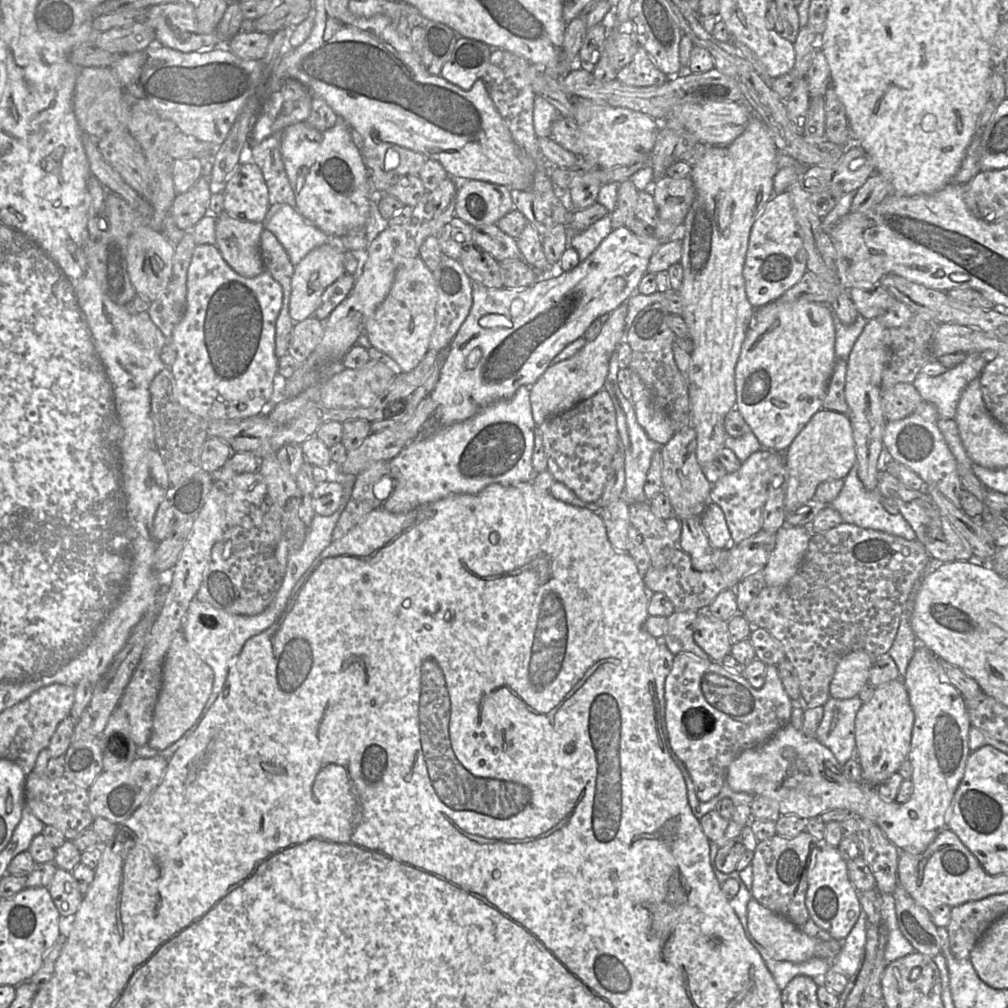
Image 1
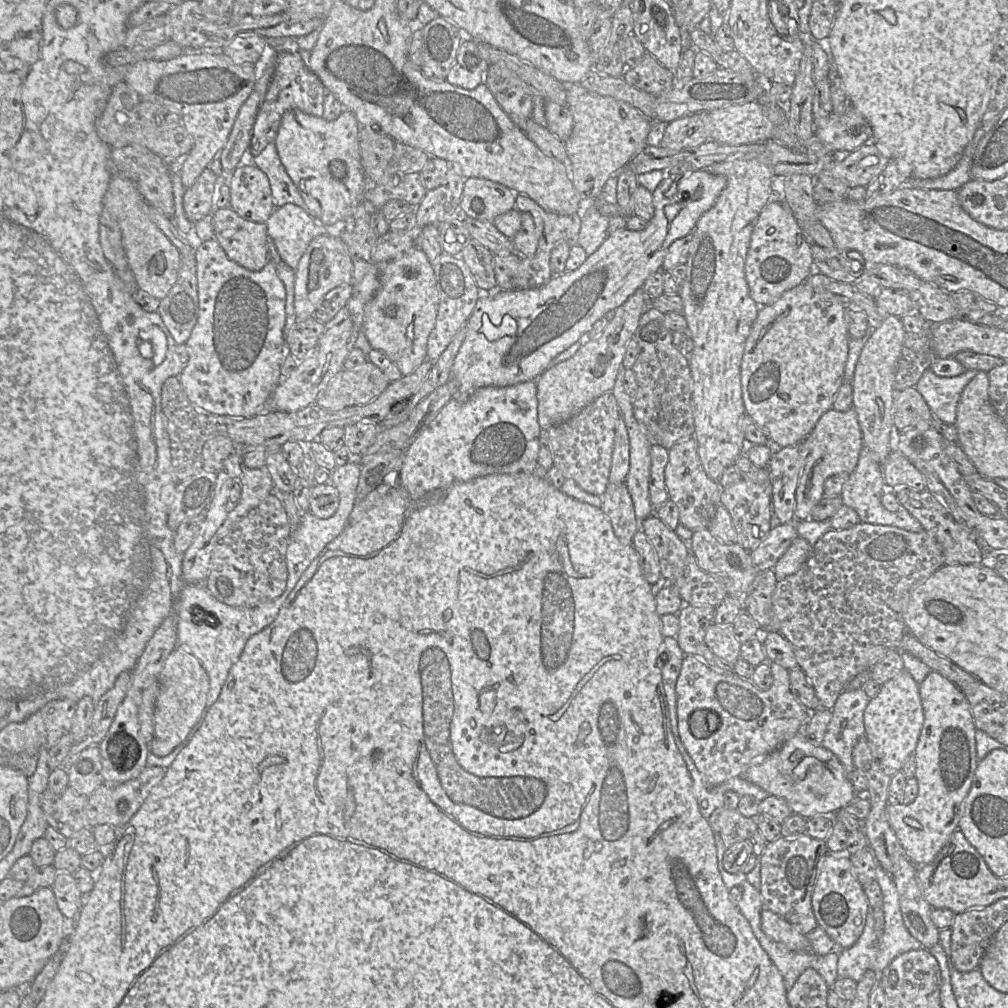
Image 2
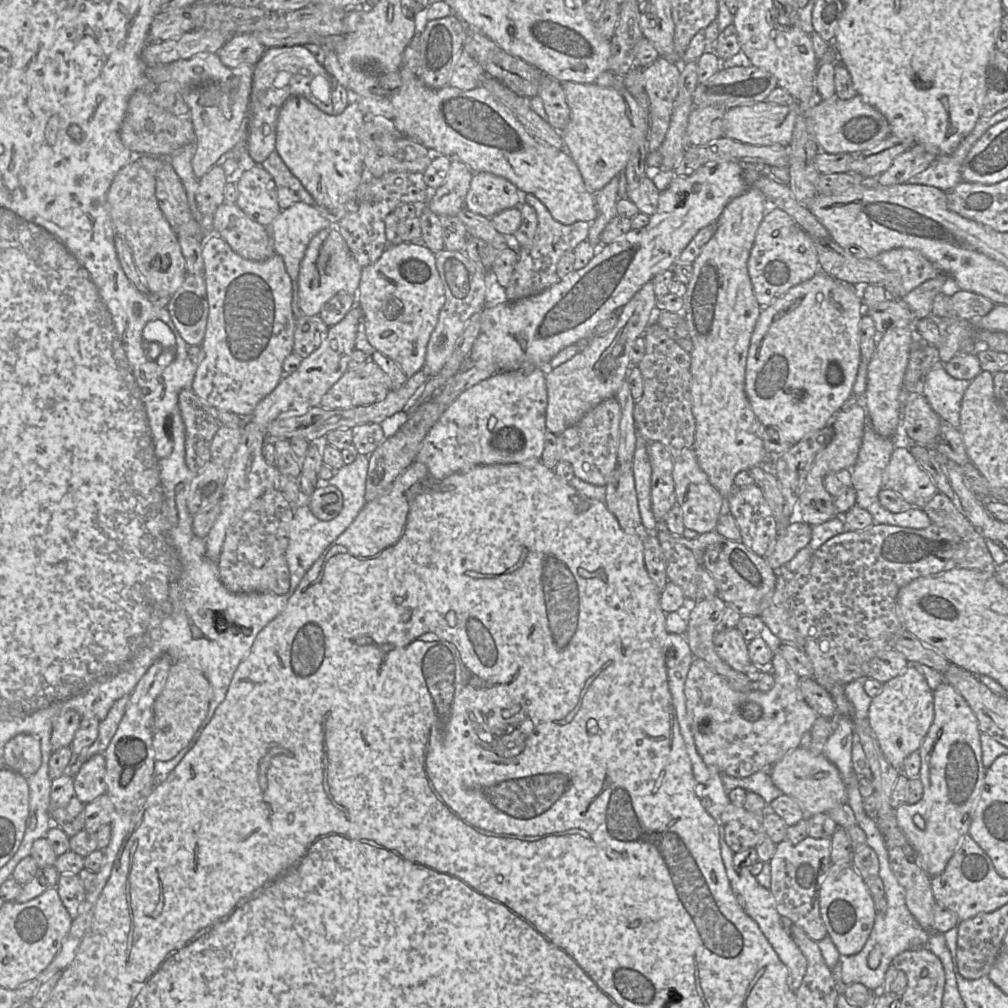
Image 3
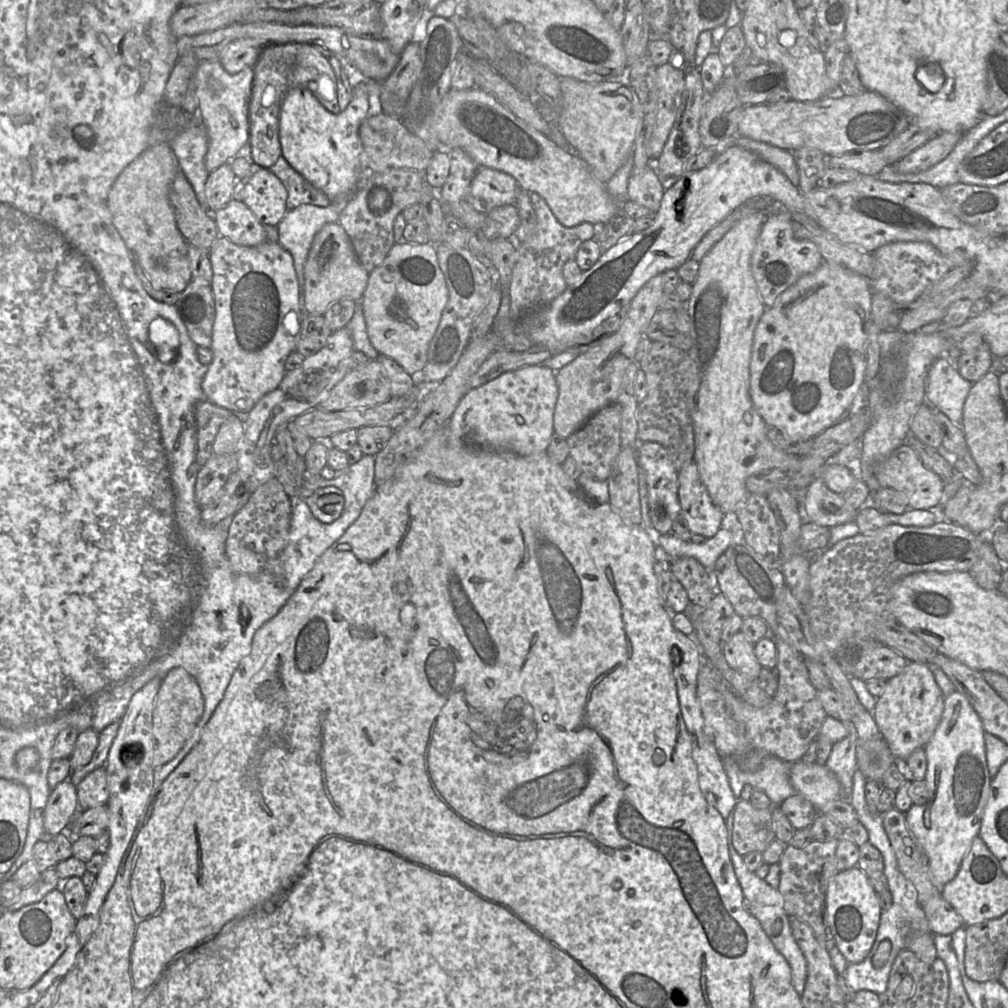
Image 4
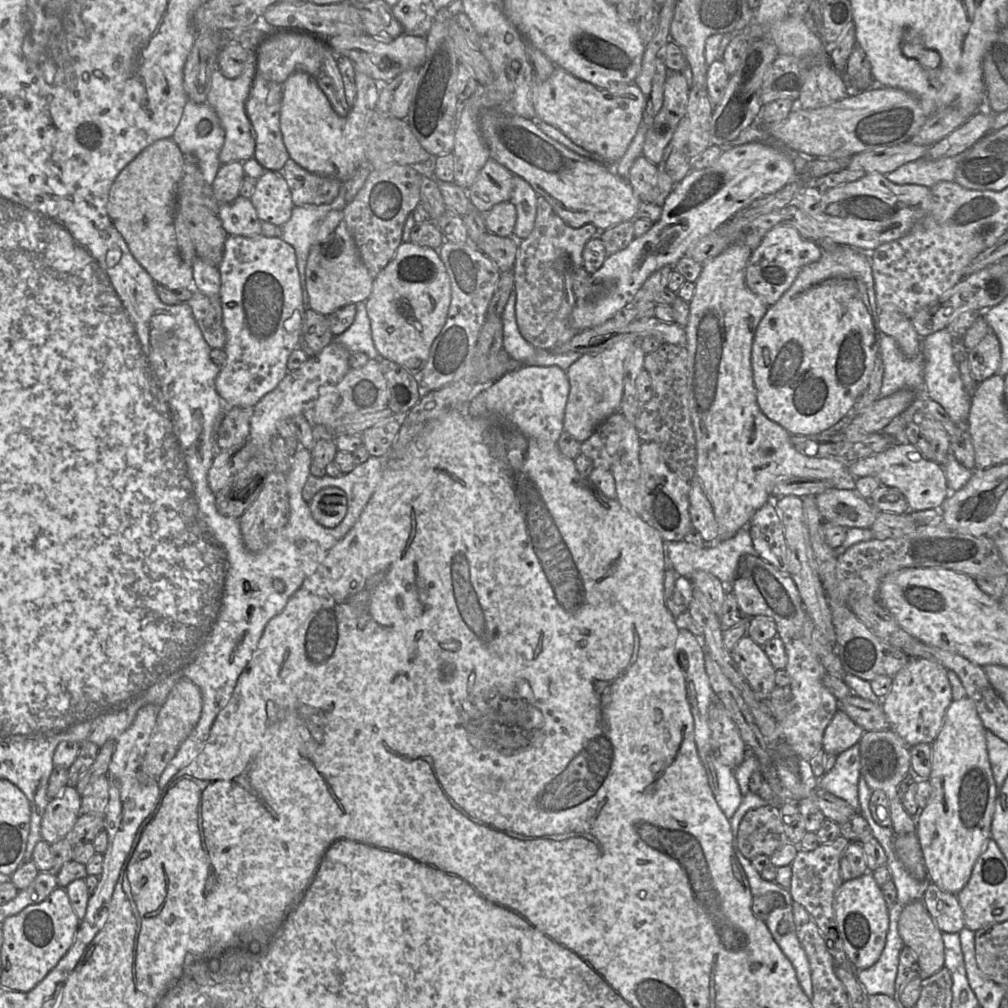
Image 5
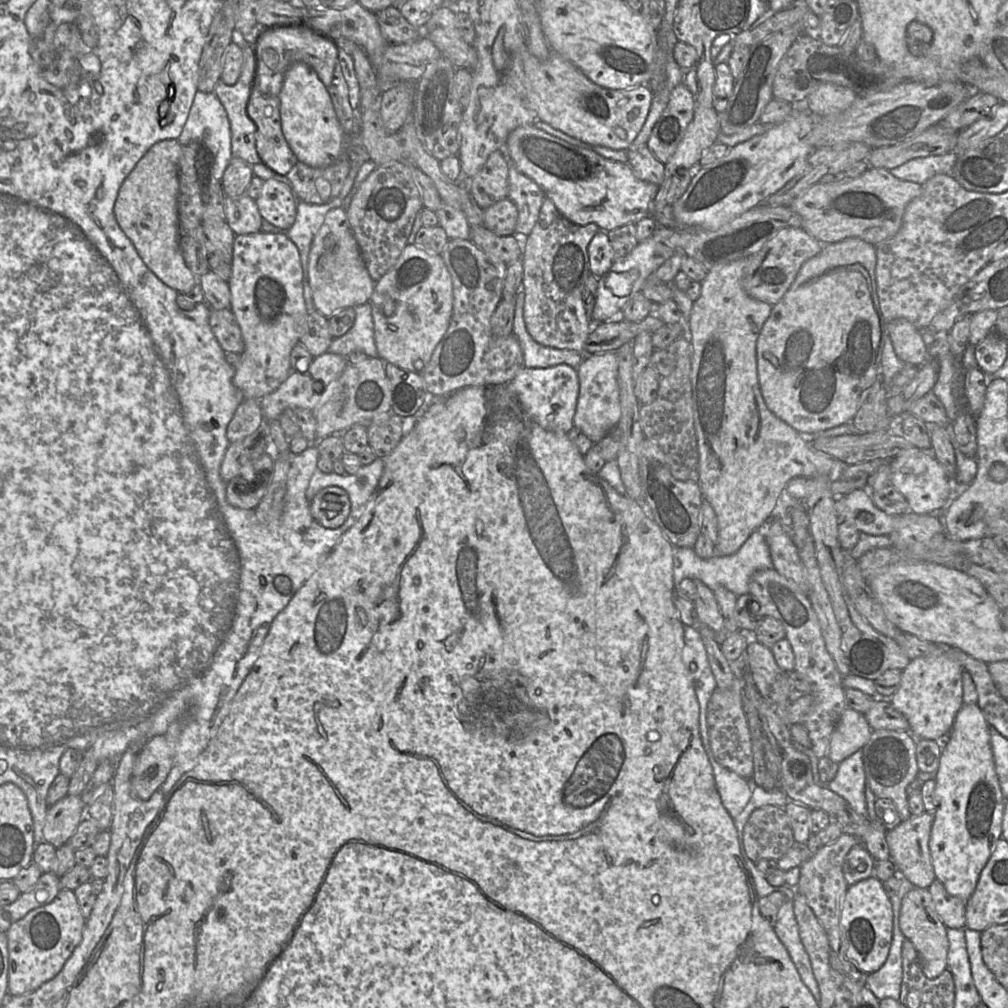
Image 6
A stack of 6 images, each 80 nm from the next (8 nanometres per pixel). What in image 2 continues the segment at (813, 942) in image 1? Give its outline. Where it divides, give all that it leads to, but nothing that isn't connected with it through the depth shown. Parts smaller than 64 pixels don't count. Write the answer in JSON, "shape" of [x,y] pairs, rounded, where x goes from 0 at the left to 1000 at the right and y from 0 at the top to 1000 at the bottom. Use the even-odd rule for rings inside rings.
{"shape":[[[761,901],[755,904],[755,922],[766,933],[788,943],[805,943],[800,929],[784,915]]]}

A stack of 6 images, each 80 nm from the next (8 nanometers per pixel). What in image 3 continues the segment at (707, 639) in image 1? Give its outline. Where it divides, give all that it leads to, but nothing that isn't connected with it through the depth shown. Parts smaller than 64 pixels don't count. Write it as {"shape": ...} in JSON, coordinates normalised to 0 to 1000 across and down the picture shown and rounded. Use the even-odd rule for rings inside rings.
{"shape":[[[730,623],[710,627],[707,639],[712,651],[730,666],[738,668],[746,659],[742,639]]]}

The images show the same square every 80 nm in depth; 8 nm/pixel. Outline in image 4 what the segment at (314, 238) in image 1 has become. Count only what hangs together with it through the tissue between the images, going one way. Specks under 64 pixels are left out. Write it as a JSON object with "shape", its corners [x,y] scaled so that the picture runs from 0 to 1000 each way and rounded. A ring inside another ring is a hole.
{"shape":[[[332,198],[324,205],[300,202],[286,208],[275,223],[276,241],[291,256],[297,283],[299,306],[302,294],[302,263],[313,232],[324,221],[334,220],[345,198]]]}

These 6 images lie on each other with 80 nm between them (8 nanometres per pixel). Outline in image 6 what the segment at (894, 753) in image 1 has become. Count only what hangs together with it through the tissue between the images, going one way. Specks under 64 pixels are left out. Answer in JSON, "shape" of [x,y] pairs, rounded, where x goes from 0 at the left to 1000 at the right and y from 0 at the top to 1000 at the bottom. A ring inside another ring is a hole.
{"shape":[[[921,650],[903,655],[895,665],[891,685],[883,690],[885,700],[902,716],[909,733],[935,735],[942,726],[955,696],[954,661],[938,650]]]}

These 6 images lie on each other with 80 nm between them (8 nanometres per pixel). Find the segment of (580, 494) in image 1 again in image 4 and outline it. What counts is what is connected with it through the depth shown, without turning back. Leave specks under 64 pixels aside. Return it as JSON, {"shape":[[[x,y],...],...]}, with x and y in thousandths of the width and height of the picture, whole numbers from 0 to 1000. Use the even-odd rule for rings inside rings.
{"shape":[[[613,399],[601,402],[562,436],[564,441],[564,452],[570,456],[577,470],[591,476],[602,477],[608,459],[616,446],[616,403]]]}

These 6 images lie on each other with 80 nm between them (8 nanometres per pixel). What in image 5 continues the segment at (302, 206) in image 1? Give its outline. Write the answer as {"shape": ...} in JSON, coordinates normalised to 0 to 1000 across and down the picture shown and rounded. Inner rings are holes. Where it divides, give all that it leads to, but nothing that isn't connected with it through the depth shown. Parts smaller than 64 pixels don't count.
{"shape":[[[298,70],[281,83],[278,128],[288,158],[303,169],[343,181],[361,163],[361,133],[366,115],[373,109],[377,83],[365,74],[352,70],[353,97],[344,115],[335,115],[313,78]]]}

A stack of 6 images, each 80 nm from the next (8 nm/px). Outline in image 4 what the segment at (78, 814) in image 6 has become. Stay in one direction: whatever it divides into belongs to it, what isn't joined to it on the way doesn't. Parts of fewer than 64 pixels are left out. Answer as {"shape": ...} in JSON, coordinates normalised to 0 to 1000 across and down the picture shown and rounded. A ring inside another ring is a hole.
{"shape":[[[69,773],[51,784],[44,807],[46,831],[65,825],[77,803],[76,782]]]}

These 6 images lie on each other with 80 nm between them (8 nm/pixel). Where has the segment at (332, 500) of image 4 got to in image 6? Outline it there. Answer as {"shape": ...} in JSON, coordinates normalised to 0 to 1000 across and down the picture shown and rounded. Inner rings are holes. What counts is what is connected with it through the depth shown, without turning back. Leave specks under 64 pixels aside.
{"shape":[[[335,482],[320,484],[308,498],[308,506],[311,514],[320,523],[336,524],[347,509],[345,489]]]}

